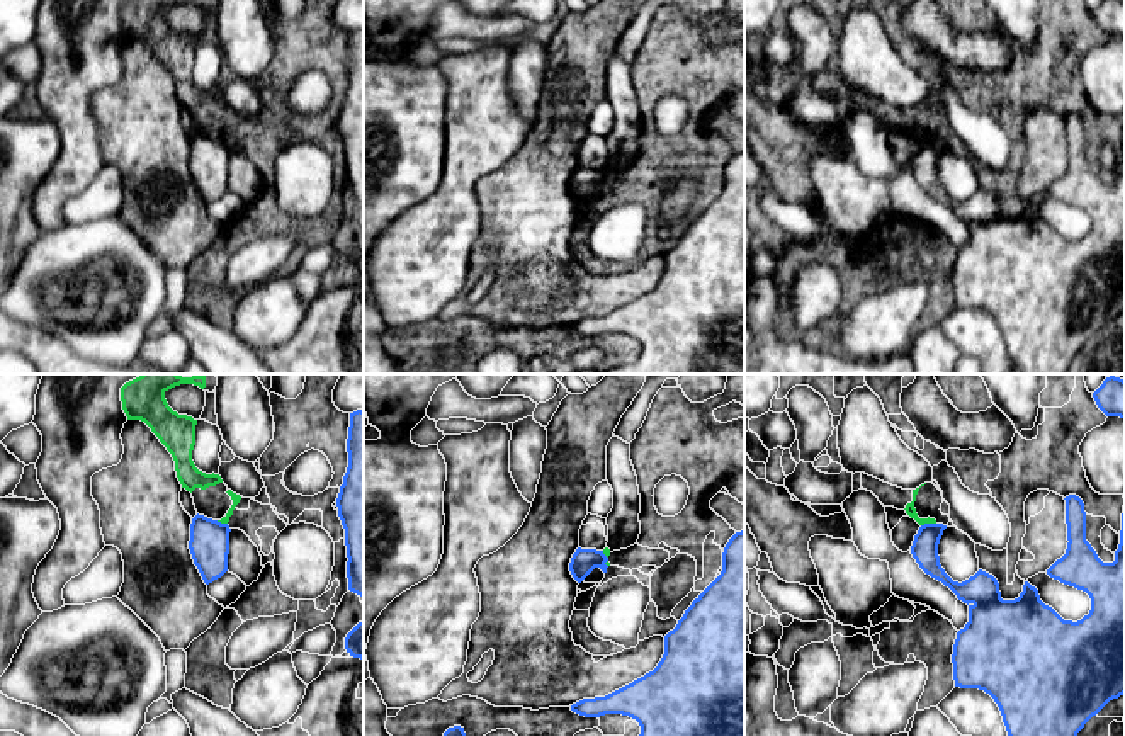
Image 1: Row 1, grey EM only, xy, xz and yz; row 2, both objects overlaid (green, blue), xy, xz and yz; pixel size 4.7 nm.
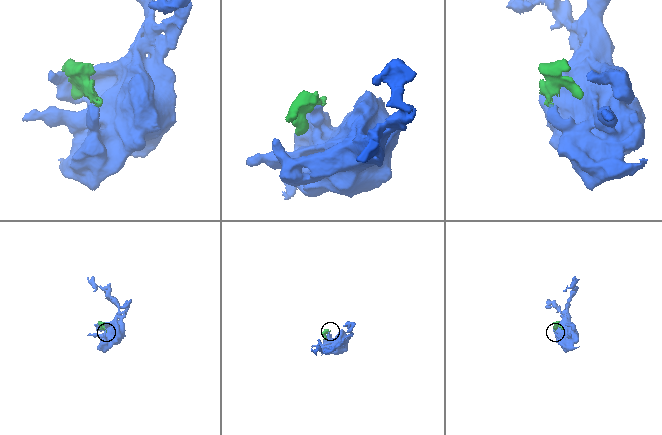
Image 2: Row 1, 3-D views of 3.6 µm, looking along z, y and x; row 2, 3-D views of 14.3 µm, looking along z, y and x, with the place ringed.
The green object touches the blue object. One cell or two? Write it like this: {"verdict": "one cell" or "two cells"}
{"verdict": "two cells"}

